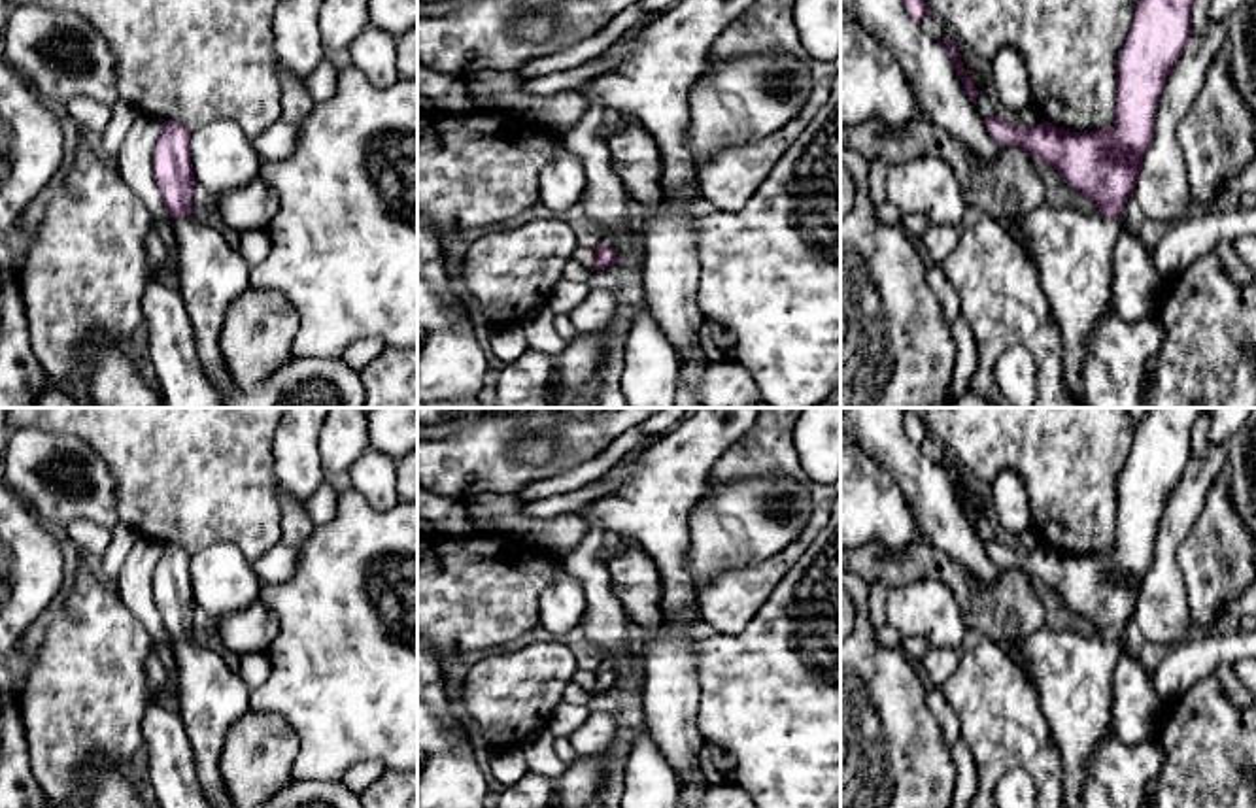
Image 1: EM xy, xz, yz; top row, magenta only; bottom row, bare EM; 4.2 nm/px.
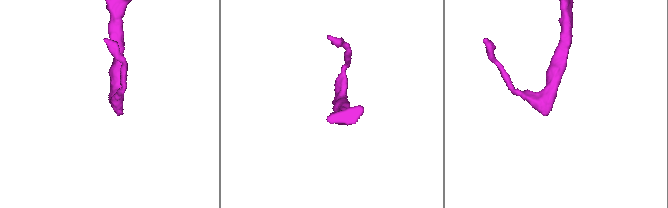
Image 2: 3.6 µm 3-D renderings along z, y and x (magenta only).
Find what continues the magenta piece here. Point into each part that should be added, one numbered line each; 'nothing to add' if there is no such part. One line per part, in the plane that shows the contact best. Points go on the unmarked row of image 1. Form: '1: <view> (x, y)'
1: yz (1073, 674)

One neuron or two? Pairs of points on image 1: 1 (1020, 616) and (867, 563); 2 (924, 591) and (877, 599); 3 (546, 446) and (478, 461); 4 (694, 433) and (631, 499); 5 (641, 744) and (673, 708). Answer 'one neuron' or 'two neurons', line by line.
1: one neuron
2: two neurons
3: two neurons
4: one neuron
5: two neurons

